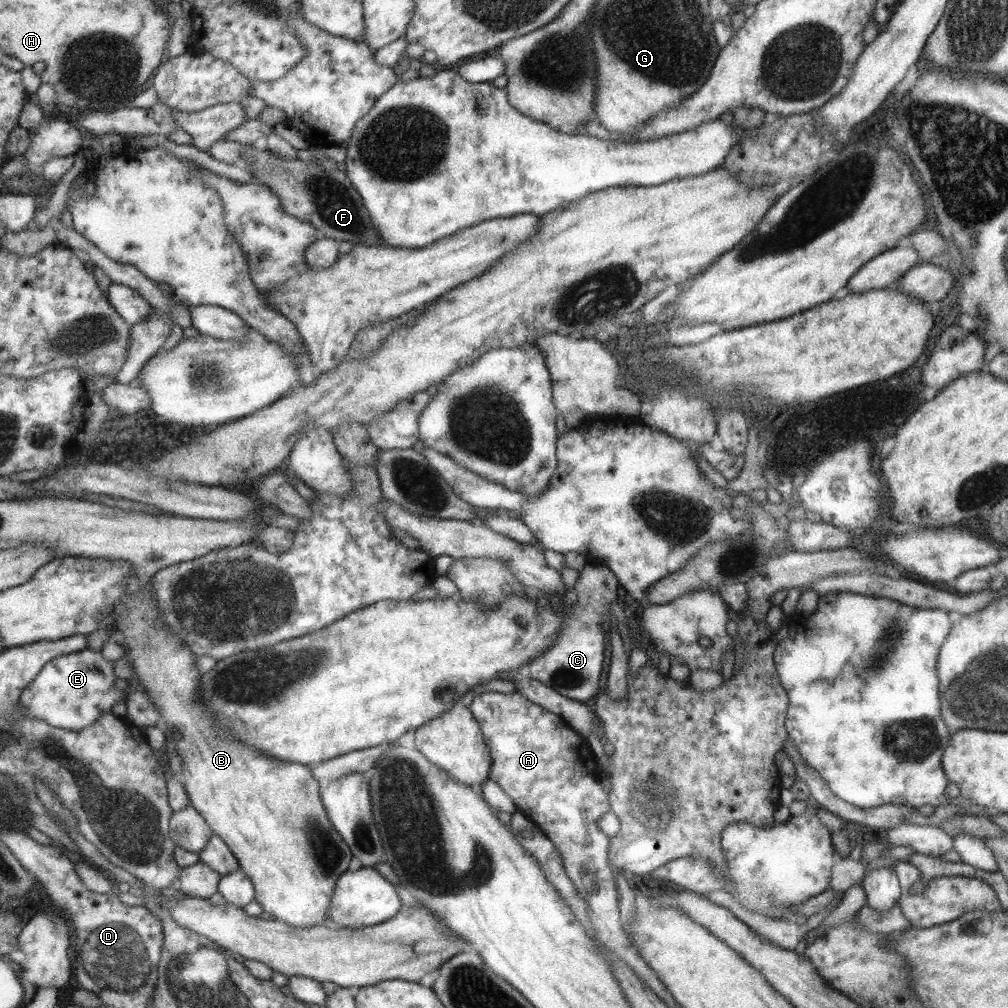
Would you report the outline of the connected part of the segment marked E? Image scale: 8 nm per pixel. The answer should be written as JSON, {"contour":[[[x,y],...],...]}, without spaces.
{"contour":[[[87,647],[49,660],[33,681],[21,690],[18,704],[23,716],[32,716],[49,726],[77,733],[93,724],[102,714],[111,712],[115,702],[125,702],[125,689],[114,687],[117,680],[113,663],[104,660],[99,651],[94,652]]]}

